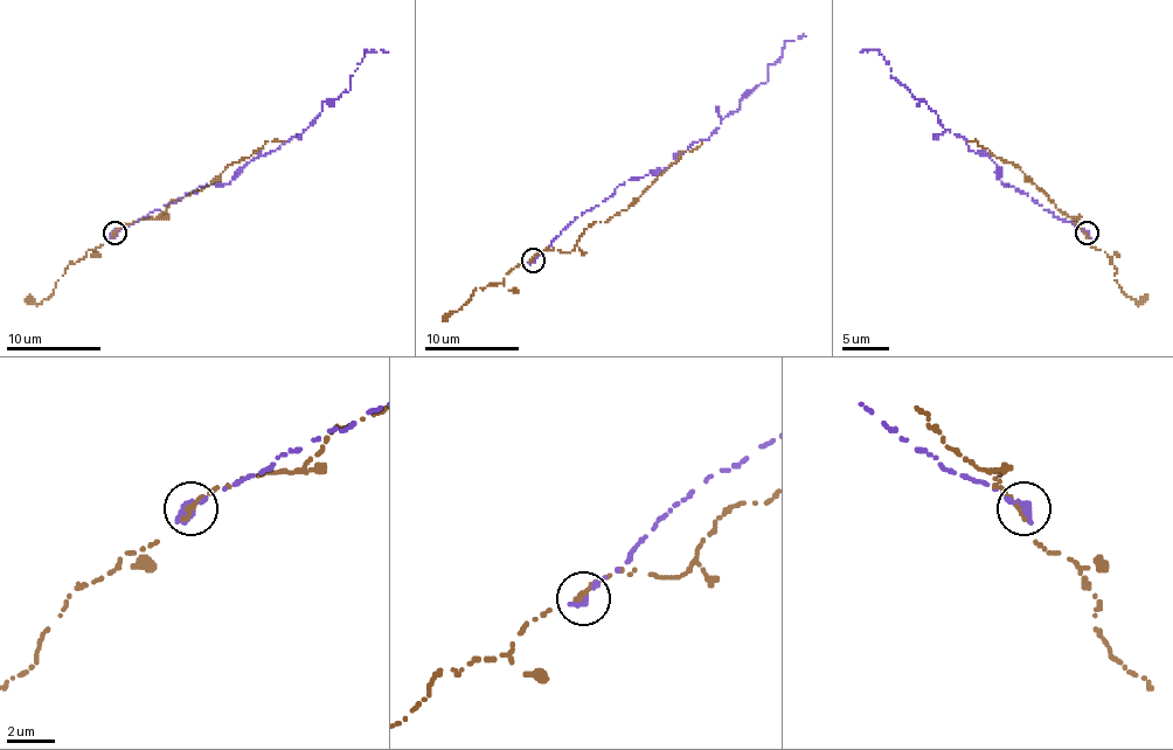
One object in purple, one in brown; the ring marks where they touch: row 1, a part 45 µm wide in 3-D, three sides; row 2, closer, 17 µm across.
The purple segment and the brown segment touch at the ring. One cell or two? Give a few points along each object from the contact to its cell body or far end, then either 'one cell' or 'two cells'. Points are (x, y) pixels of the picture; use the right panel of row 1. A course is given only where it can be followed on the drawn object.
purple via (1087, 233), (1001, 183), (997, 165), (941, 125), (934, 111), (893, 77), (876, 49), (862, 51) | brown via (1087, 233), (1077, 223), (1080, 219), (1062, 214), (1015, 165), (997, 158), (978, 141), (969, 141) | two cells

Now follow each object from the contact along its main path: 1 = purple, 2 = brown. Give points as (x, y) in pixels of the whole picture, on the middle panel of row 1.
1: (532, 259), (619, 185), (664, 169), (707, 139), (768, 81), (786, 41), (805, 36)
2: (532, 259), (543, 250), (570, 252), (591, 224), (608, 222), (626, 210), (685, 151), (698, 148), (702, 141)

